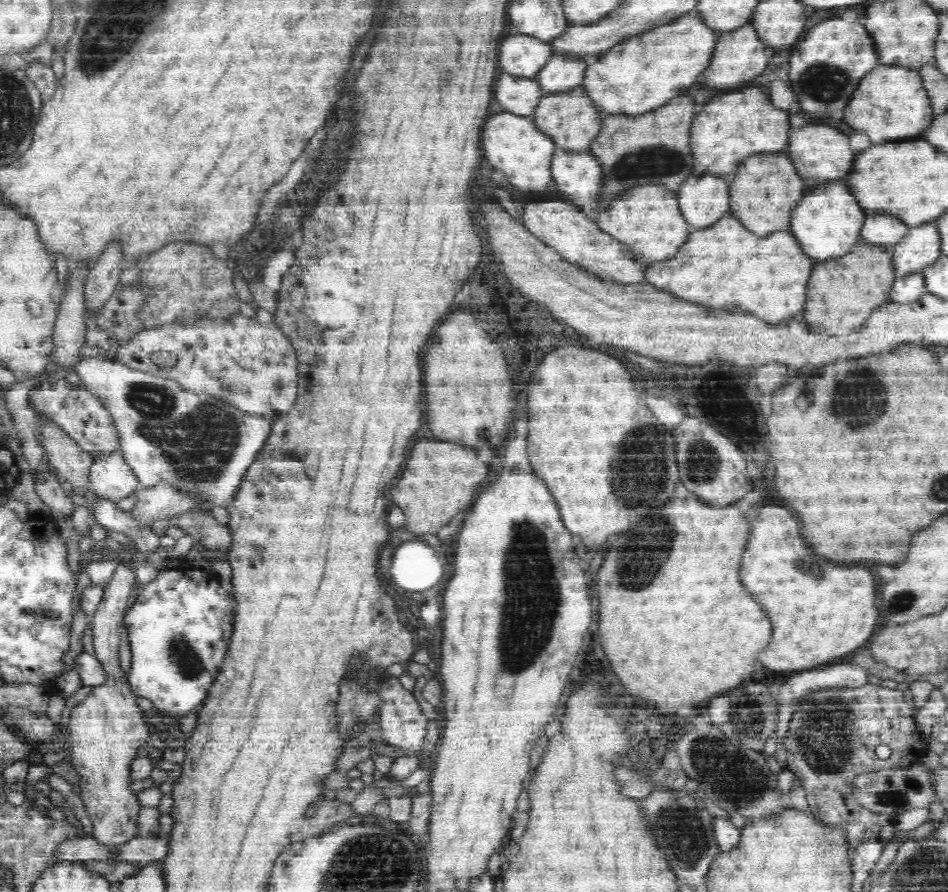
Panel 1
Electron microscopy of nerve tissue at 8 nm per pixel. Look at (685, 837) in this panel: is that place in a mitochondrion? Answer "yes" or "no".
yes

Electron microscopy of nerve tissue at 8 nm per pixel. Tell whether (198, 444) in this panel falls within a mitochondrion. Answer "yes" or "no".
yes

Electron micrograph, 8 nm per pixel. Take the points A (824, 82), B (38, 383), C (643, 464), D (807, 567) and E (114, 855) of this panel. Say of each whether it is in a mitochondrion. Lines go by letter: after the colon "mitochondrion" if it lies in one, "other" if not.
A: mitochondrion
B: other
C: mitochondrion
D: mitochondrion
E: other

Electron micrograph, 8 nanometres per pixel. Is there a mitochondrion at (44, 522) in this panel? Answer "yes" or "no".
no

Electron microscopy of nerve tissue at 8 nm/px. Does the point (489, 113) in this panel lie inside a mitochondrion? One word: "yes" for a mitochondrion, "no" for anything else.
no

